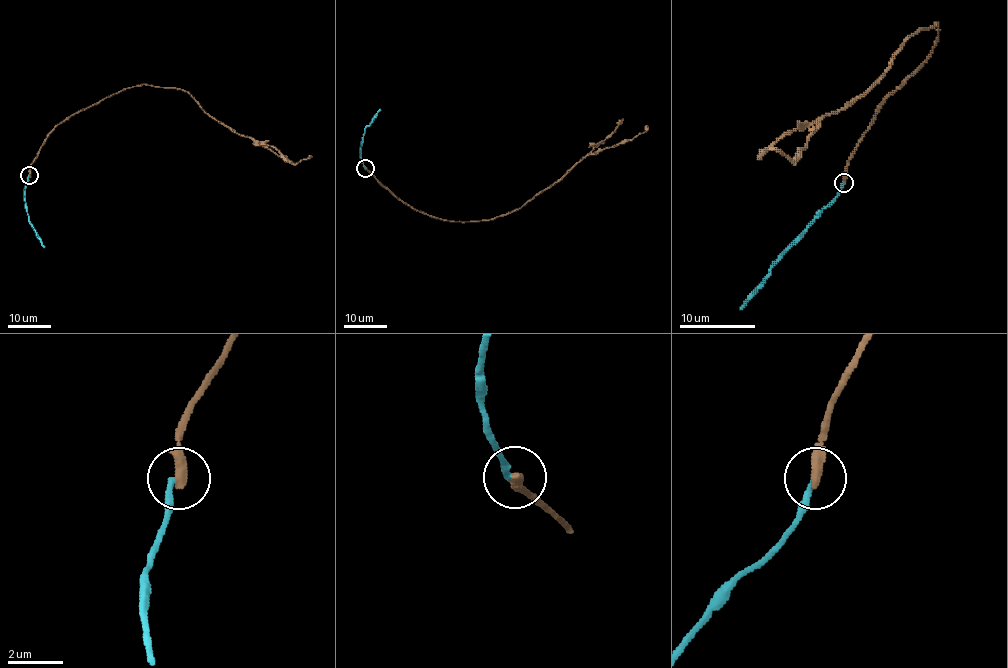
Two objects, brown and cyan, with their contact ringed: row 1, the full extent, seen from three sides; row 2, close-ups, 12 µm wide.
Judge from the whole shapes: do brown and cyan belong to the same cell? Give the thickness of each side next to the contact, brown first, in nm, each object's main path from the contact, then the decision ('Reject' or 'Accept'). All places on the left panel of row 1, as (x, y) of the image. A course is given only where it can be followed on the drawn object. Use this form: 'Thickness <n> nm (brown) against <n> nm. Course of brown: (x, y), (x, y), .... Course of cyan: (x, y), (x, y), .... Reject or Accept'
Thickness 440 nm (brown) against 220 nm. Course of brown: (29, 175), (31, 163), (58, 124), (127, 88), (147, 84), (185, 90), (211, 116), (294, 164), (310, 155). Course of cyan: (29, 175), (25, 188), (25, 208), (28, 221), (44, 247). Reject

